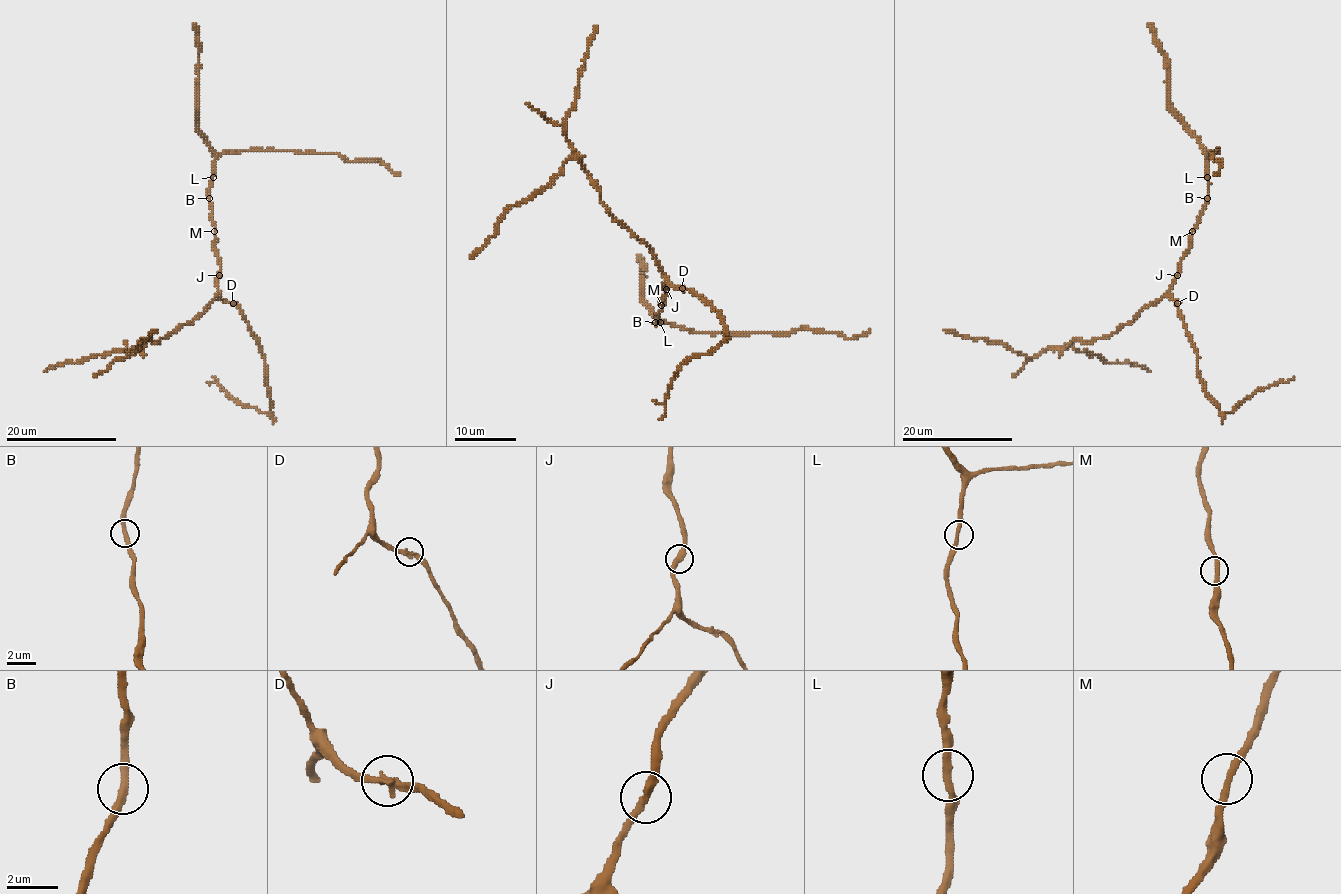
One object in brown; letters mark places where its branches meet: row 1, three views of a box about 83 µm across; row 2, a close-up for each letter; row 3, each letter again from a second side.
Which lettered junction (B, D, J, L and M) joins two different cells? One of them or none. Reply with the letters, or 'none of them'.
none of them

